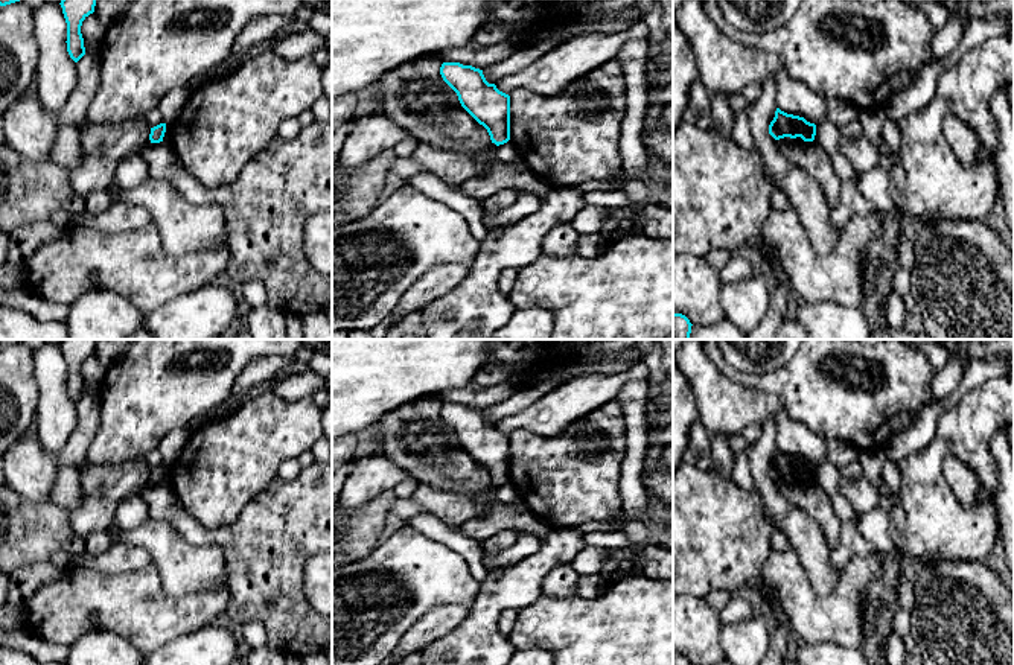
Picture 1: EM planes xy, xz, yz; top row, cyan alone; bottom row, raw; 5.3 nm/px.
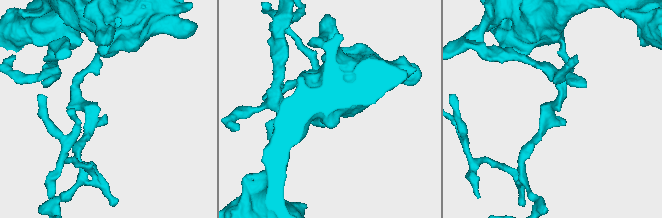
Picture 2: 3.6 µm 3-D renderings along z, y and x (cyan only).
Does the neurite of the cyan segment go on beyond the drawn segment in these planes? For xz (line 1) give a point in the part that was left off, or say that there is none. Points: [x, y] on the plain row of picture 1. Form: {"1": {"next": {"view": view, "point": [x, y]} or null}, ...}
{"1": {"next": null}}

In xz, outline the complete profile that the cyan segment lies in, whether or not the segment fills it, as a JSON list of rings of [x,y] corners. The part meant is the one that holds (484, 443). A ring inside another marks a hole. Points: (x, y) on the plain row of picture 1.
[[[443,403],[443,422],[457,434],[461,447],[483,466],[496,487],[510,481],[510,437],[489,425],[483,411]]]

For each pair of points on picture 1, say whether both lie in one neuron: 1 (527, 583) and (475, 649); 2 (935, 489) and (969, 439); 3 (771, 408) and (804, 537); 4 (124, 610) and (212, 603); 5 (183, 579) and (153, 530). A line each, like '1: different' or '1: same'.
1: same
2: same
3: different
4: same
5: same

